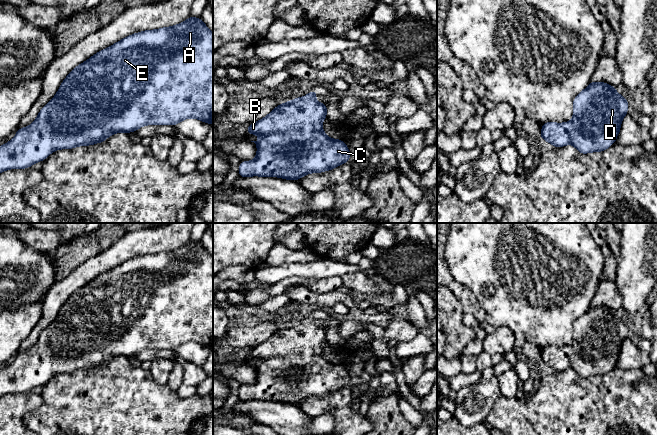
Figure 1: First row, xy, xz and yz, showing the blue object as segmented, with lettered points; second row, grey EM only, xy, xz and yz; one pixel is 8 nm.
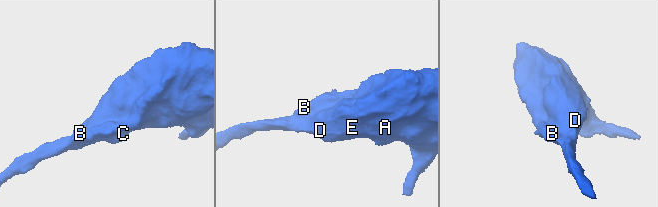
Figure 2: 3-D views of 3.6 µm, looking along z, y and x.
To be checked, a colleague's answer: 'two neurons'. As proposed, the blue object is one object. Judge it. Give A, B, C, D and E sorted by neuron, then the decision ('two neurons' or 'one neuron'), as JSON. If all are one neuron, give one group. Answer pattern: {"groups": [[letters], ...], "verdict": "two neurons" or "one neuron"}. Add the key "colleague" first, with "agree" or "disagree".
{"colleague": "disagree", "groups": [["A", "B", "C", "D", "E"]], "verdict": "one neuron"}

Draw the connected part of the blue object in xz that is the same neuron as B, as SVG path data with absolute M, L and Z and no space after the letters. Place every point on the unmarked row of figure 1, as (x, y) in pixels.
M315 314L305 321L297 321L291 325L279 328L267 340L250 348L246 354L250 359L258 358L260 363L254 366L257 369L256 382L252 385L241 385L239 389L239 401L280 401L296 405L310 397L321 397L332 394L350 383L350 375L344 365L328 361L322 353L322 345L327 342L327 328L317 326Z

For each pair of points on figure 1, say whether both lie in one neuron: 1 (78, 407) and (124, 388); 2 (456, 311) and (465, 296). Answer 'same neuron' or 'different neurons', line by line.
1: same neuron
2: different neurons

